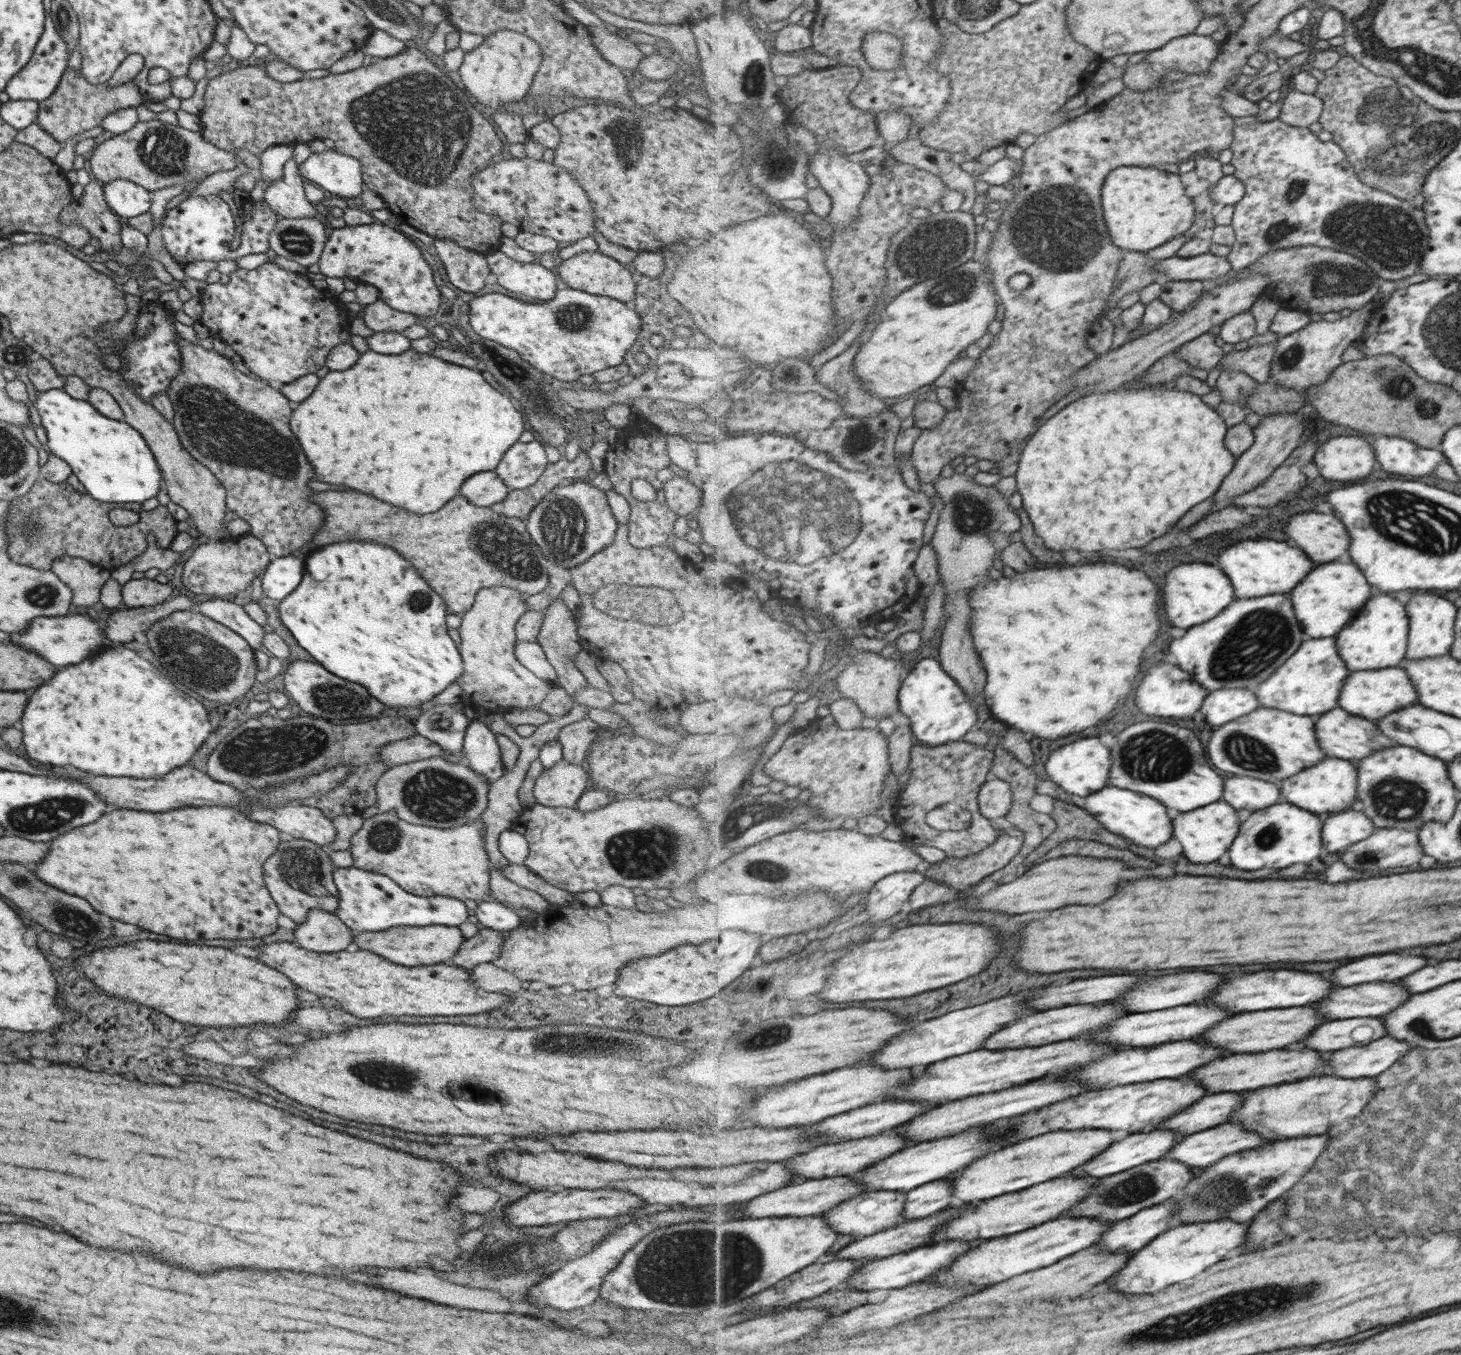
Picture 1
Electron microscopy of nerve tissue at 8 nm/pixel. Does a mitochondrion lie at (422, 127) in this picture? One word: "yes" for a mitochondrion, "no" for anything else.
yes

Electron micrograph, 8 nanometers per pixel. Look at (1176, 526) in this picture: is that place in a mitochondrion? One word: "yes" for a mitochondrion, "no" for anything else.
no

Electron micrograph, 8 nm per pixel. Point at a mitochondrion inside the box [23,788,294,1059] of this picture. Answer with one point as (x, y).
(71, 918)

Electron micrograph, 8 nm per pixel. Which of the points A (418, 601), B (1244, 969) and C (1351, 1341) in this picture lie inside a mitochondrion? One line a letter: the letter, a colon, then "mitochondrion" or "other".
A: mitochondrion
B: other
C: other

